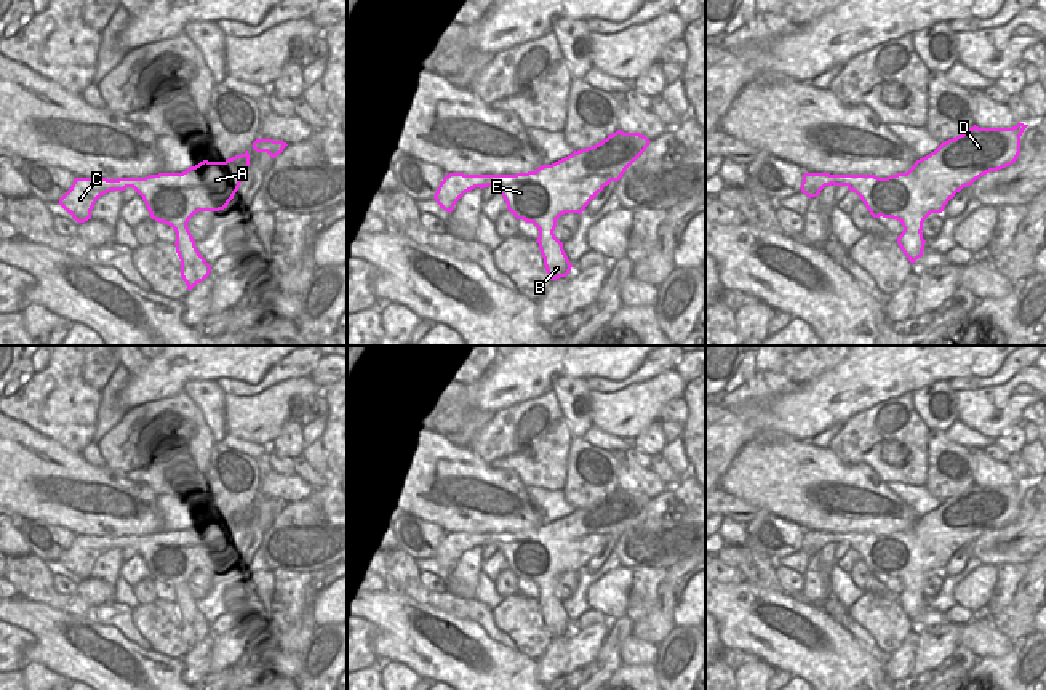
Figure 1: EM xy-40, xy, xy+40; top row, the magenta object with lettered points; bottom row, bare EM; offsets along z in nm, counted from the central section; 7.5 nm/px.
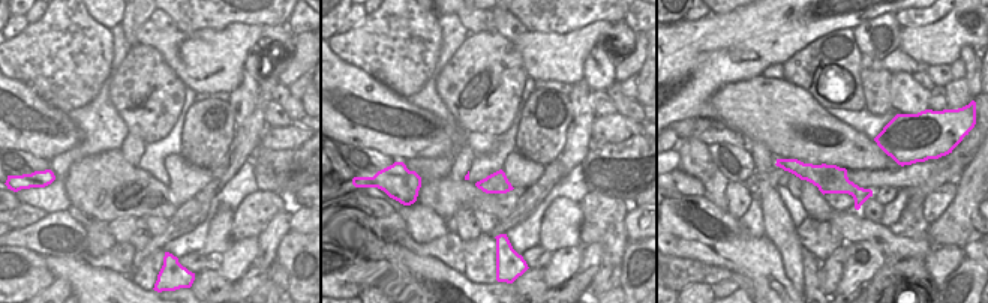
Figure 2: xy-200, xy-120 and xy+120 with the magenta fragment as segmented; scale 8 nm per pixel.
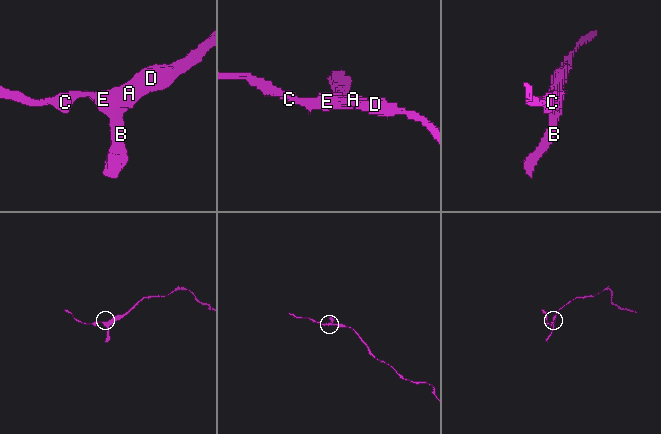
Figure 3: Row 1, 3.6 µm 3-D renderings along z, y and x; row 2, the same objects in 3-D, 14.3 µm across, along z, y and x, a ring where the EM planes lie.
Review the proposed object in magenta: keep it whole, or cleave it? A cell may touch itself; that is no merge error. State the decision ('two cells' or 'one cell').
one cell

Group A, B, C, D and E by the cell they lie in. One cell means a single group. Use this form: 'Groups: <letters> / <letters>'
Groups: A B C D E

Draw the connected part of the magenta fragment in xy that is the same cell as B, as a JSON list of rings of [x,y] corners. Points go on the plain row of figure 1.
[[[617,488],[601,501],[571,514],[517,533],[445,533],[435,559],[451,572],[457,559],[475,546],[494,546],[507,568],[539,588],[539,608],[550,639],[566,636],[573,626],[553,589],[565,572],[582,572],[592,557],[646,509],[649,498],[640,491]]]

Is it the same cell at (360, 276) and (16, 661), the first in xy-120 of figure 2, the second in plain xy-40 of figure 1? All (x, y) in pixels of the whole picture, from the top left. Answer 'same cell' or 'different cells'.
same cell

